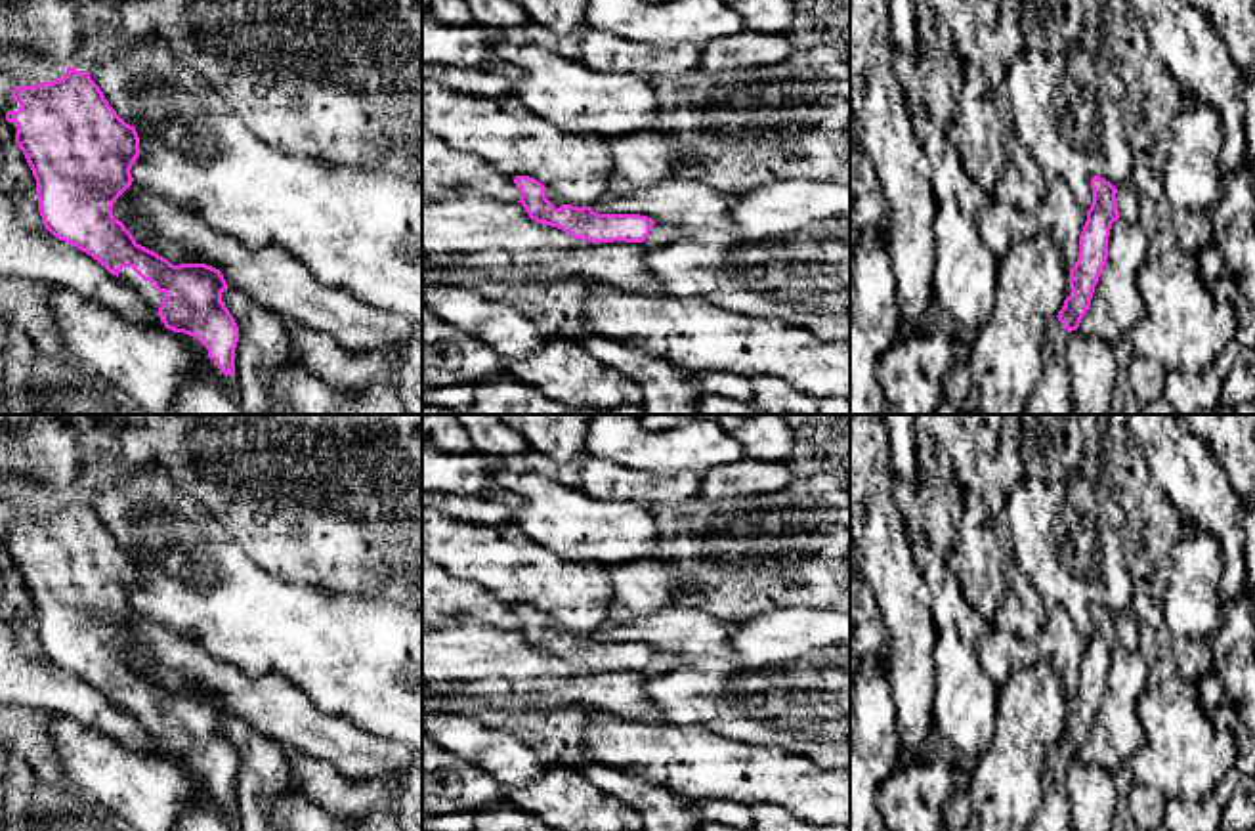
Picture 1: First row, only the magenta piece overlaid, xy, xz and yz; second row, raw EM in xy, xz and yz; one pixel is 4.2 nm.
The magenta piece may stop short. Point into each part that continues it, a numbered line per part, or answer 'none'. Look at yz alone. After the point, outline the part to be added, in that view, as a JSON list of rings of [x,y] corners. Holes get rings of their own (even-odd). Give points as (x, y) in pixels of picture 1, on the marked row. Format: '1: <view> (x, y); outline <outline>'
1: yz (1053, 396); outline [[[1056,315],[1049,319],[1041,346],[1041,380],[1022,415],[1074,415],[1070,374],[1064,357],[1068,334]]]

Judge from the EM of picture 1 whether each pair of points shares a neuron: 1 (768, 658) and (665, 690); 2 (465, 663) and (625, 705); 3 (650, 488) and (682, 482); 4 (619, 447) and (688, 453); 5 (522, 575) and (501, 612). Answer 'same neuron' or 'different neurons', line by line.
1: same neuron
2: same neuron
3: same neuron
4: same neuron
5: different neurons

